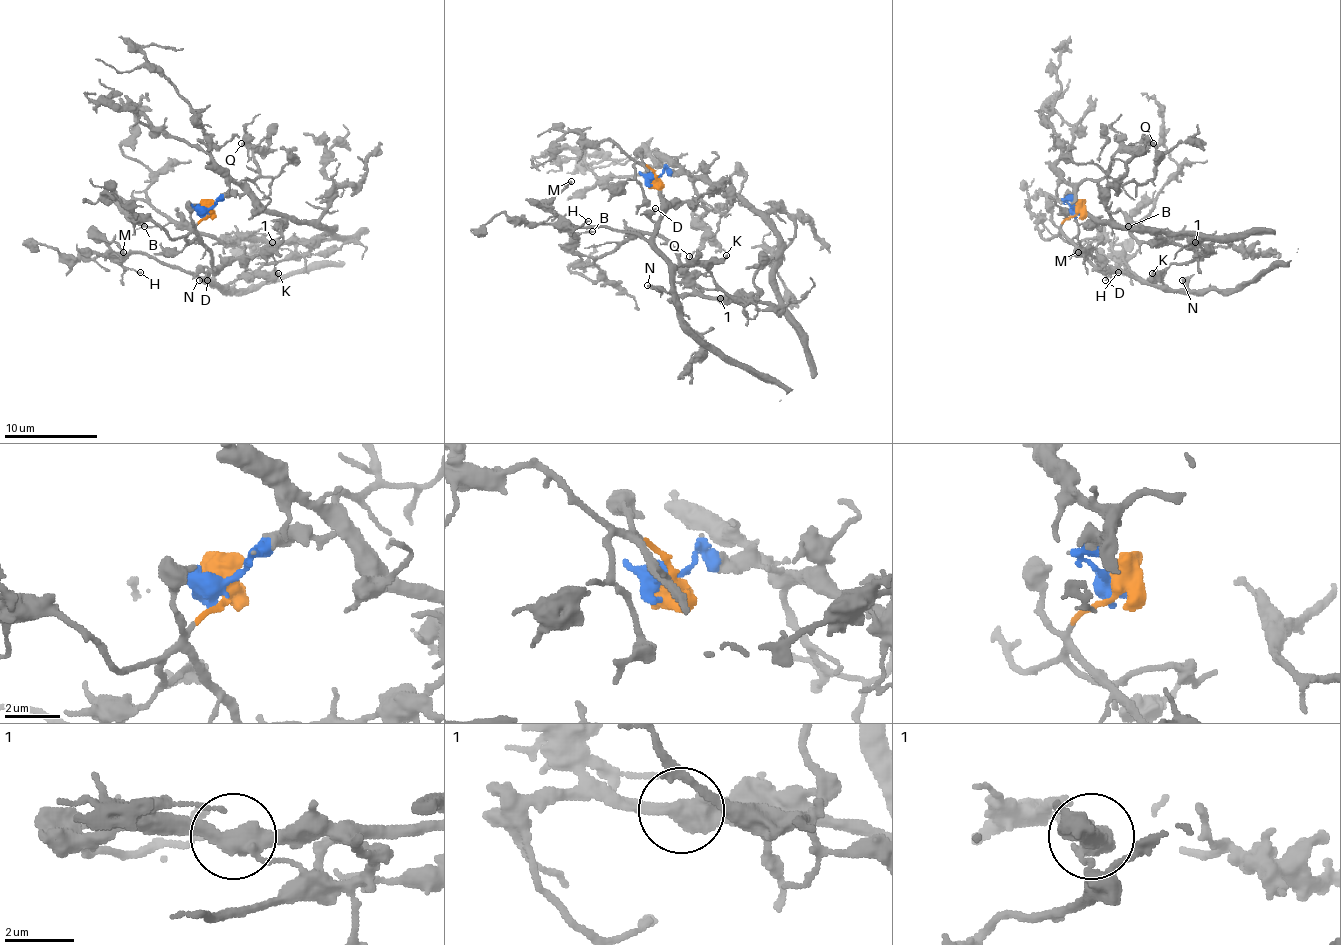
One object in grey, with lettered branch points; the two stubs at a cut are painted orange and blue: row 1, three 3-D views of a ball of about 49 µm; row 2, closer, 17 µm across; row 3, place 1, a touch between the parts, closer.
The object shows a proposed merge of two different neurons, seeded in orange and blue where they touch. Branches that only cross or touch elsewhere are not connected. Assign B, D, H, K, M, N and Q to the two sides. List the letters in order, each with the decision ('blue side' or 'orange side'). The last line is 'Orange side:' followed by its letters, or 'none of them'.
B: blue side
D: orange side
H: orange side
K: orange side
M: orange side
N: orange side
Q: blue side
Orange side: D, H, K, M, N

